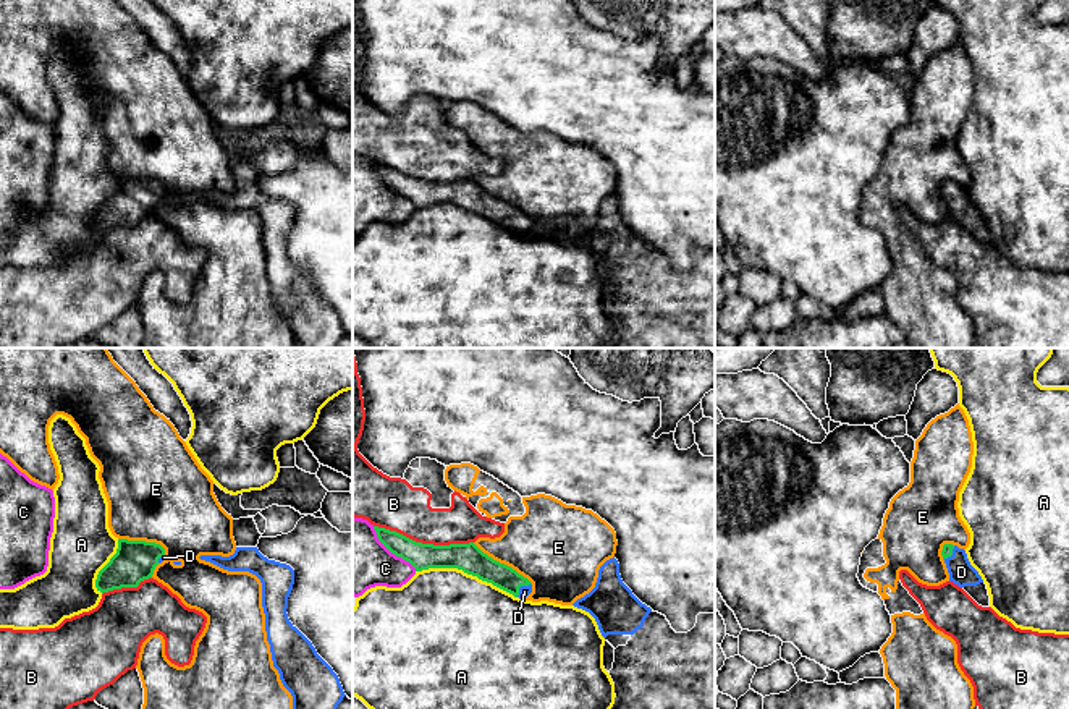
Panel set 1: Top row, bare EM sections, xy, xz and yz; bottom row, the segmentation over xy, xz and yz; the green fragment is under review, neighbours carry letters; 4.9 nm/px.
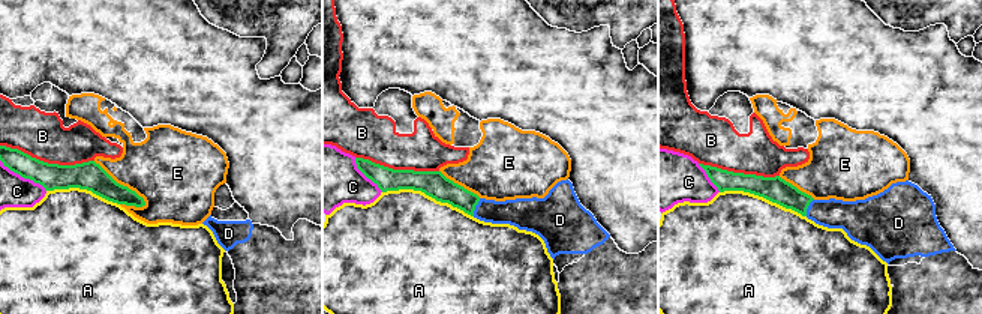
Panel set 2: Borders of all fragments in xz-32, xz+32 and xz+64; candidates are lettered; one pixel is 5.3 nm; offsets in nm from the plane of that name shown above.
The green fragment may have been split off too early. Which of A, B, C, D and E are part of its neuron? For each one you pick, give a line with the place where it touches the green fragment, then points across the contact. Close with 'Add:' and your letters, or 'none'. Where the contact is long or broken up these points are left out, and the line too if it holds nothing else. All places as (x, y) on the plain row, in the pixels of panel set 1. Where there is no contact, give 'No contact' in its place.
D: Touches green at xz (521, 222). Path across: xz (477, 201), (521, 222), (524, 229)
Add: D

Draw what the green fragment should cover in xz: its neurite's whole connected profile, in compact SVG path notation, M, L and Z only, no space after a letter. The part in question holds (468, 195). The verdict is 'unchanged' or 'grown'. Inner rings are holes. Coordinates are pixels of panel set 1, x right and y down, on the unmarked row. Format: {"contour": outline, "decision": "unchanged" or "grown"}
{"contour": "M374 163L378 178L396 194L409 199L416 209L429 206L458 206L467 212L526 236L532 230L532 220L511 204L484 191L474 180L433 183L416 180L396 168Z", "decision": "grown"}

